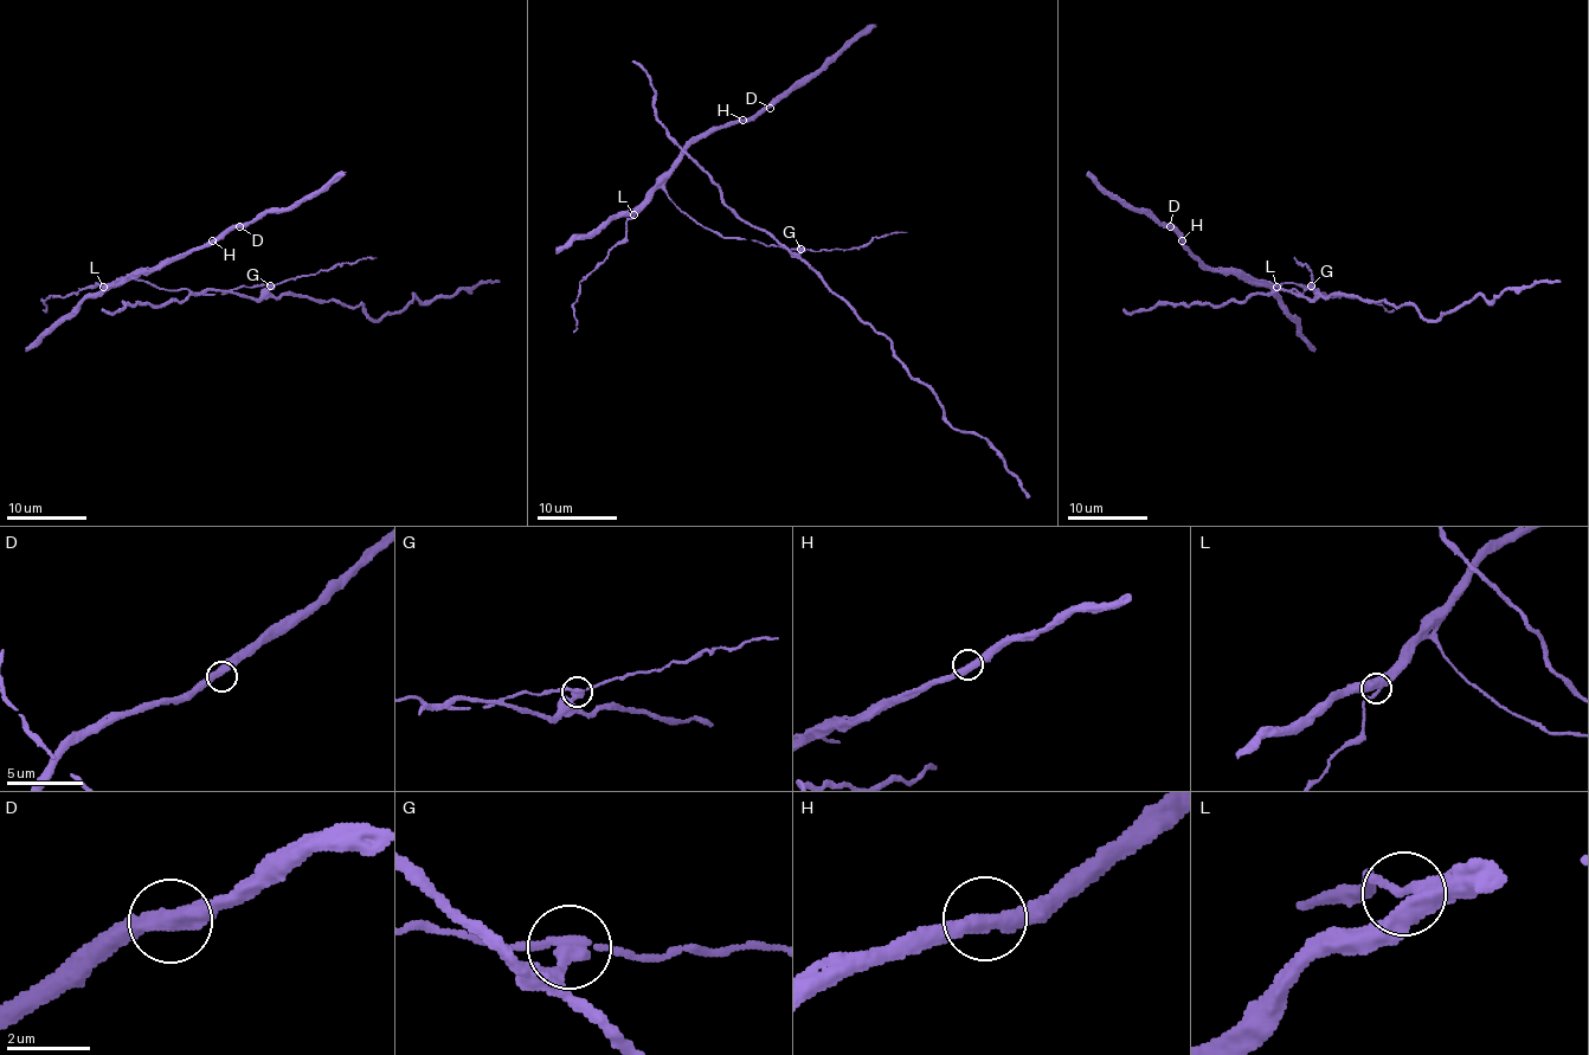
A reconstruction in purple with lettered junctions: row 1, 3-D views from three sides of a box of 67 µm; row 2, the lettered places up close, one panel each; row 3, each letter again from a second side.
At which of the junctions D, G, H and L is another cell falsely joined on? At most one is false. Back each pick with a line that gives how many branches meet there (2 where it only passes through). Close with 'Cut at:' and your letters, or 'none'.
G: 3
Cut at: G

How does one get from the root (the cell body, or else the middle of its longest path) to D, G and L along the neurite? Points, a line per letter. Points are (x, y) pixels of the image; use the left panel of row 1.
D: (224, 293), (193, 295), (185, 288), (165, 290), (139, 281), (135, 275), (153, 272), (239, 226)
G: (224, 293), (242, 287), (270, 287)
L: (224, 293), (193, 295), (185, 288), (165, 290), (130, 276), (103, 287)

